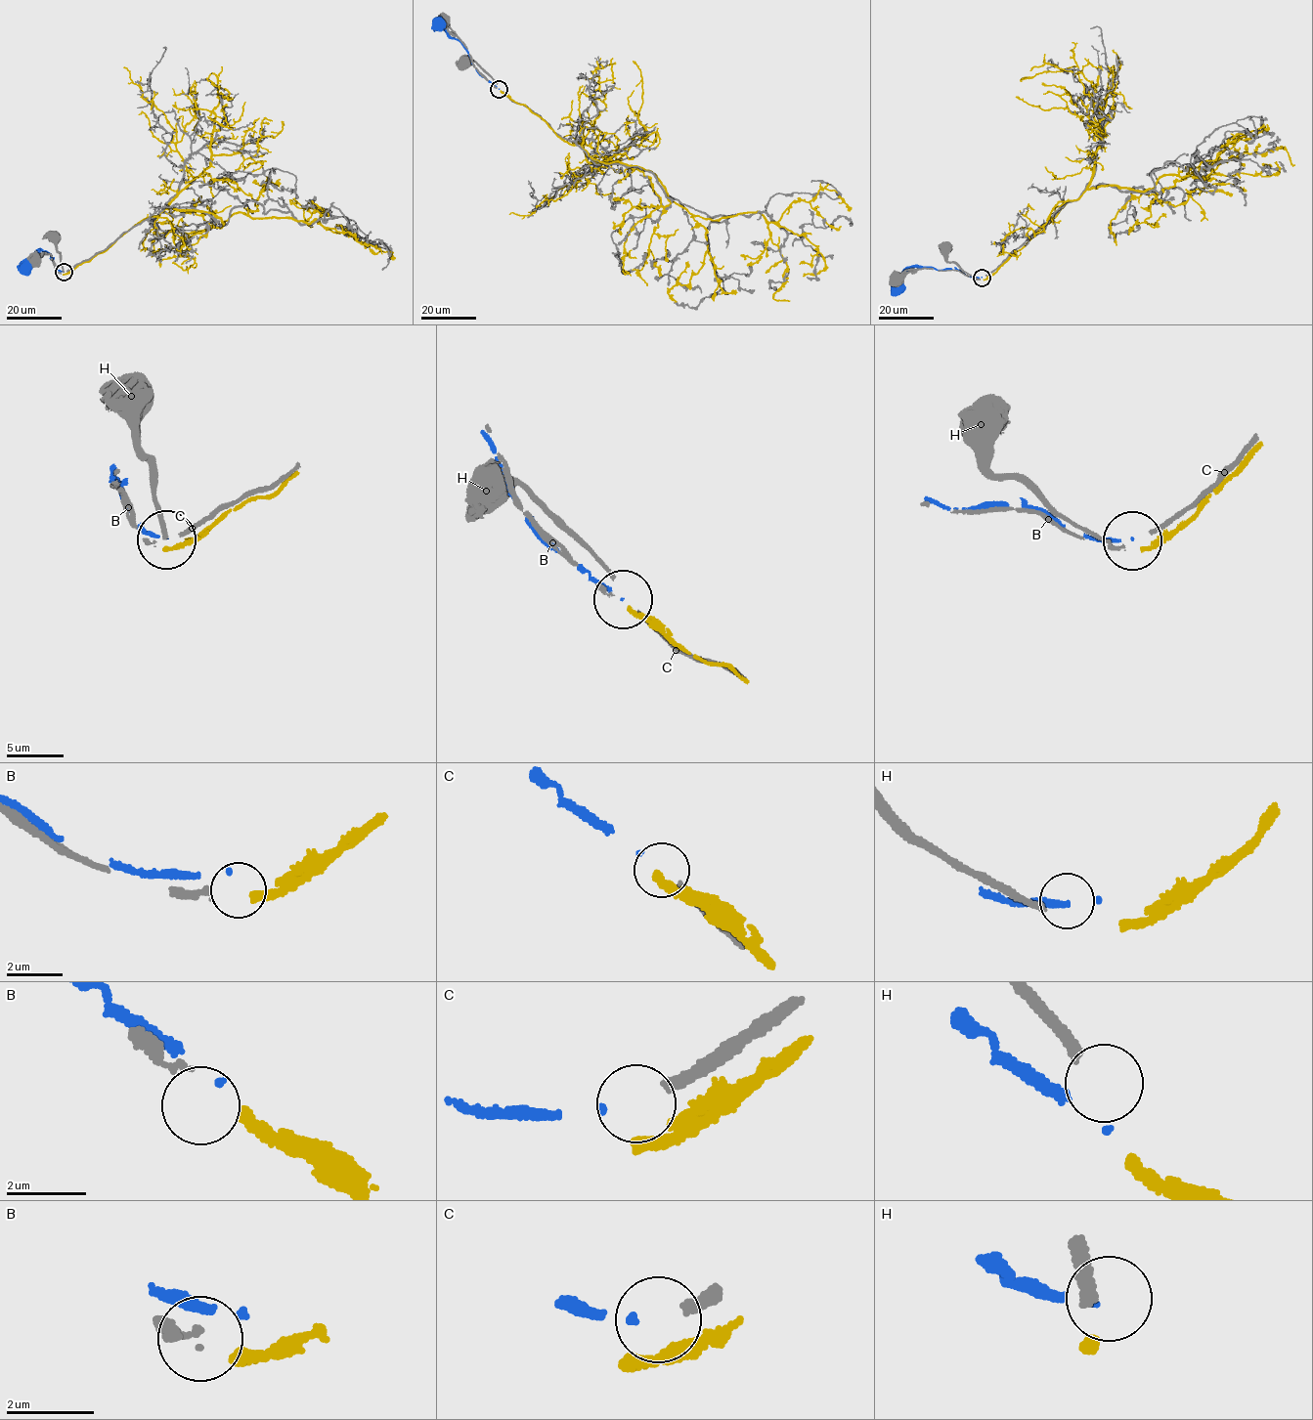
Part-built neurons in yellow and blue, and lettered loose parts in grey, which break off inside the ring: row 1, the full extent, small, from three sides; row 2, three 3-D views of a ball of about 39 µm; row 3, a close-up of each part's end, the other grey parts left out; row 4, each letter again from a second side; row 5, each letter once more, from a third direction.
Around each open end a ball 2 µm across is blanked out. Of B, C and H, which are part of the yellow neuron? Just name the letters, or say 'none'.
B

